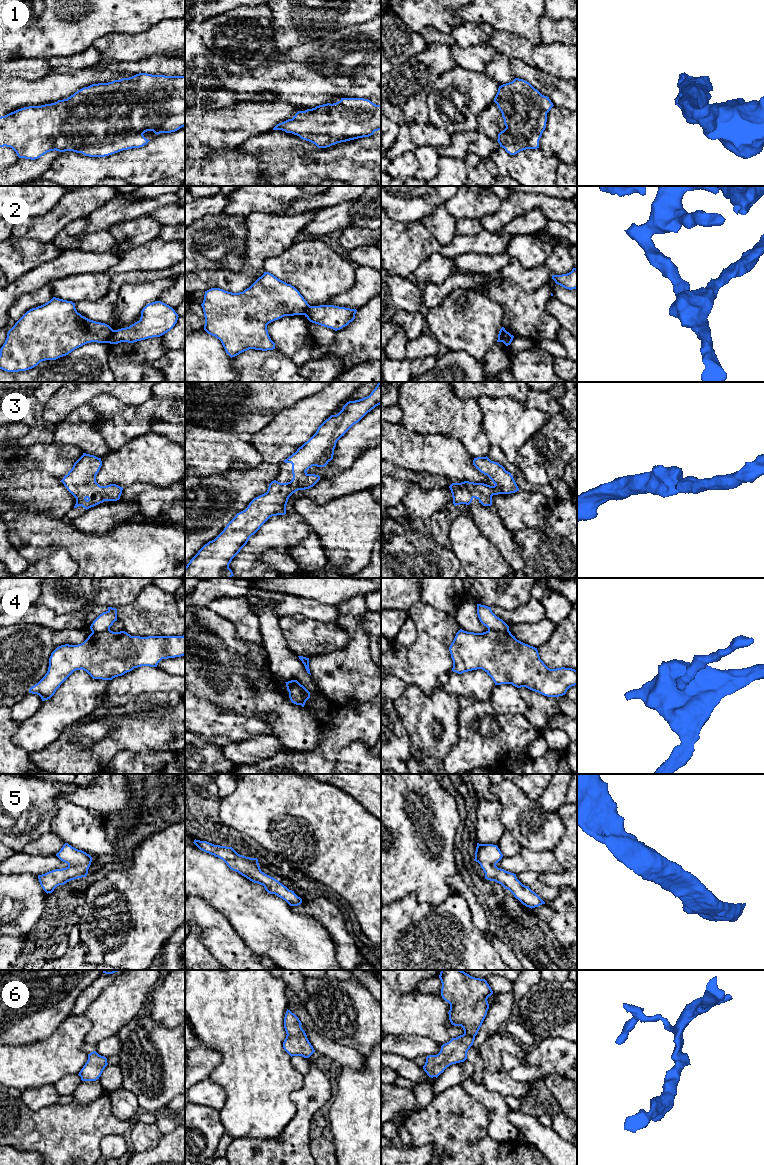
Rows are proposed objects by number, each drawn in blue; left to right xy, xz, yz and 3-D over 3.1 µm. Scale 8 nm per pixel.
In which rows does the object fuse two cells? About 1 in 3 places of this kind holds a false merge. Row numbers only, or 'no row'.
2, 4

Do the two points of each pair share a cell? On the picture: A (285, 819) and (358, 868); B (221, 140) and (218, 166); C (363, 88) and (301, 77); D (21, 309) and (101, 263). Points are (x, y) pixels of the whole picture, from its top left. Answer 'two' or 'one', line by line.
A: one
B: two
C: one
D: two

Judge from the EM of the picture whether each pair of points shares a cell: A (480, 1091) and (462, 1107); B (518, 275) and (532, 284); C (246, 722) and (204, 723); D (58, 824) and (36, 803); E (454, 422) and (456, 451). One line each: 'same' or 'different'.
A: different
B: same
C: same
D: different
E: different

